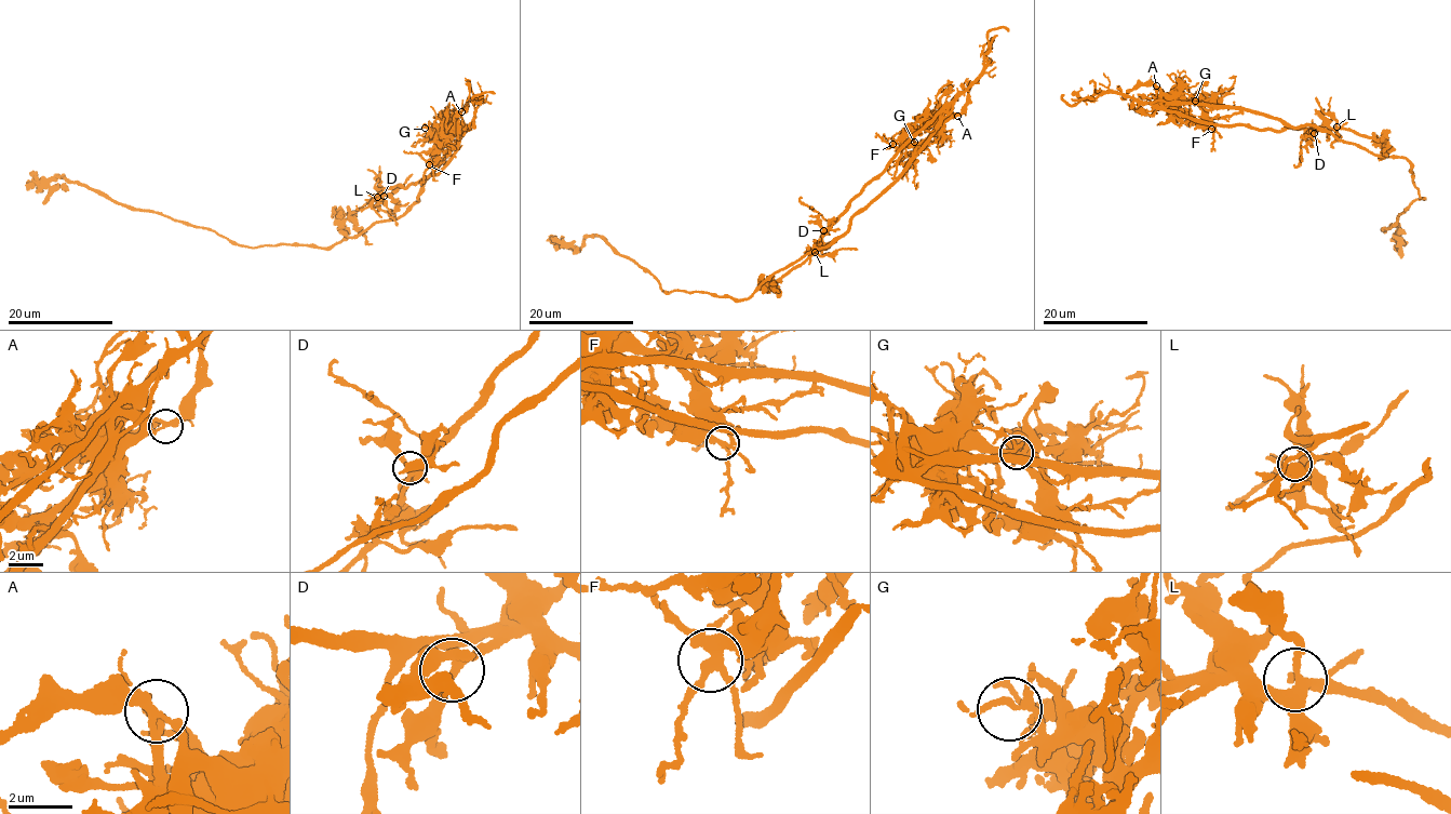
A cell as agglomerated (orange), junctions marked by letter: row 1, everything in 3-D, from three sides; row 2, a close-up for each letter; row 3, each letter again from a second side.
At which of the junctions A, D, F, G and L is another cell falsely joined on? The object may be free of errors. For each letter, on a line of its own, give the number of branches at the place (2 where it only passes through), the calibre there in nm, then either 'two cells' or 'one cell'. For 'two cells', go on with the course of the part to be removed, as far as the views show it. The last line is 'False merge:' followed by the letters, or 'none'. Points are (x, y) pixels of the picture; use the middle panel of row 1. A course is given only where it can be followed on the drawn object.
A: branches 6; calibre 240 nm; two cells; course (957, 115), (938, 127), (845, 231), (748, 298), (668, 293), (599, 236), (572, 250), (549, 235)
D: branches 4; calibre 240 nm; one cell
F: branches 5; calibre 280 nm; one cell
G: branches 5; calibre 180 nm; one cell
L: branches 5; calibre 300 nm; one cell
False merge: A

